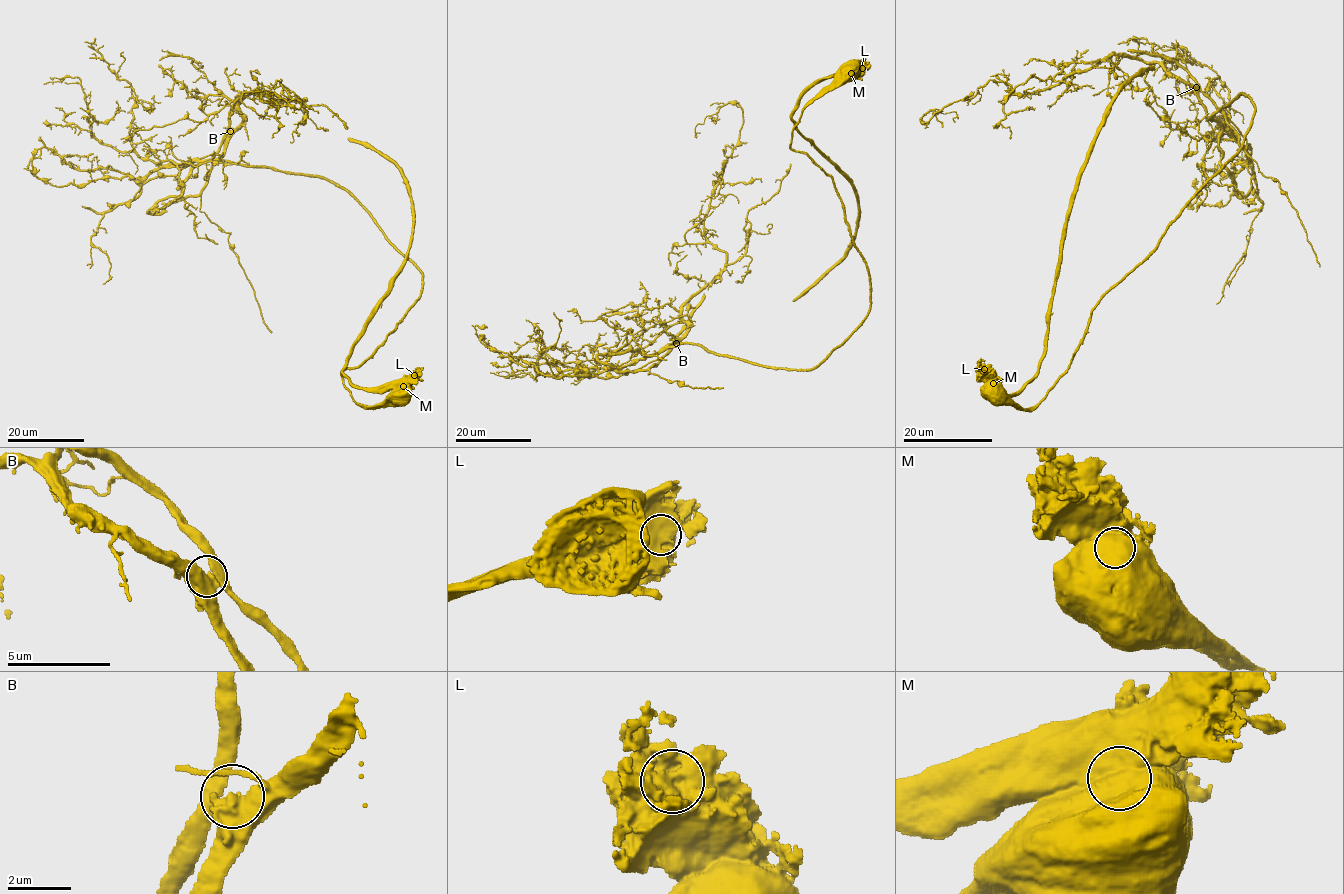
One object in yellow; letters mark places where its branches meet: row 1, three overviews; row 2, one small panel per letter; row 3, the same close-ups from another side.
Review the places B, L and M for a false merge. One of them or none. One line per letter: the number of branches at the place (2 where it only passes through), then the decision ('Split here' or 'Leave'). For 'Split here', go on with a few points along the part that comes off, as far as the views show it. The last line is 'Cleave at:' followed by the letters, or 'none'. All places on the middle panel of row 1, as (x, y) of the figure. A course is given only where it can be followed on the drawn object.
B: Branches: 2. Leave
L: Branches: 1. Leave
M: Branches: 1. Split here. Course of the part to remove: (851, 73), (812, 84), (791, 117), (800, 134), (845, 176), (858, 204), (858, 225), (845, 253), (792, 301)
Cleave at: M

